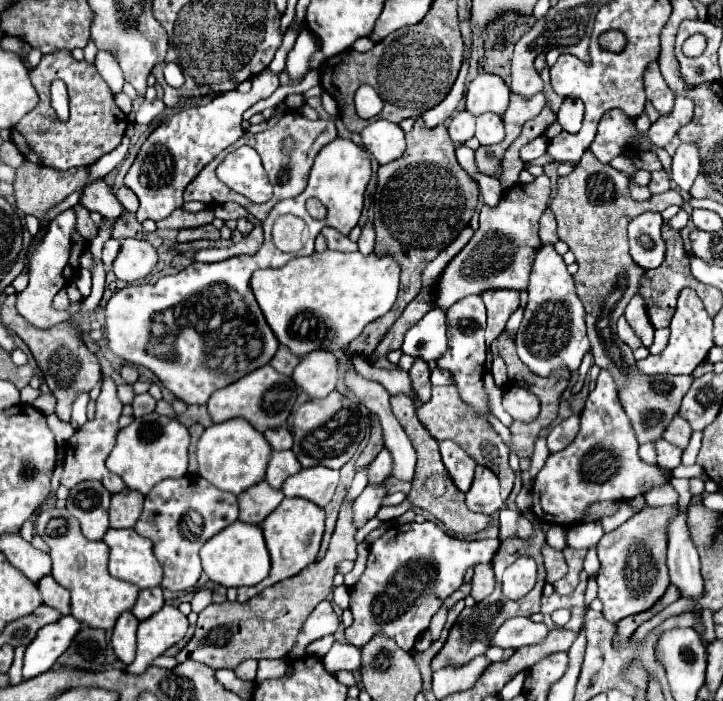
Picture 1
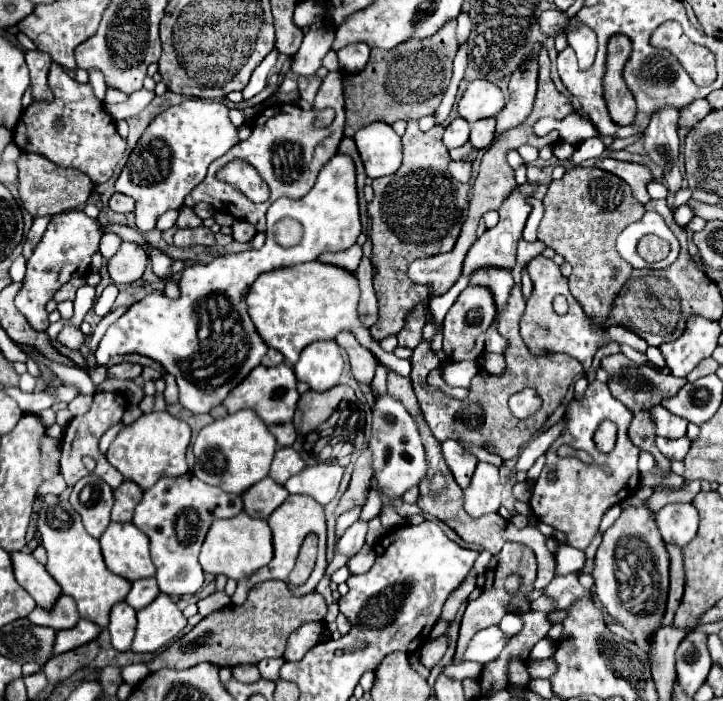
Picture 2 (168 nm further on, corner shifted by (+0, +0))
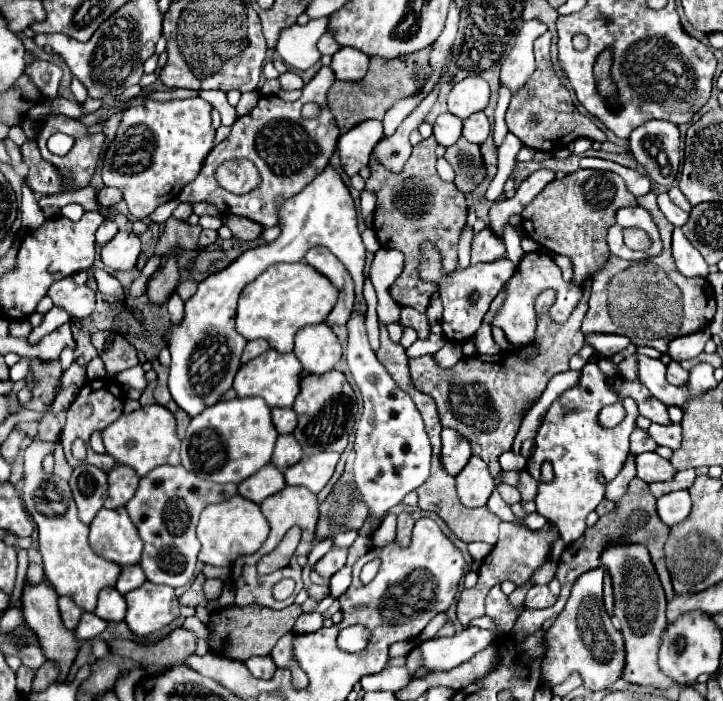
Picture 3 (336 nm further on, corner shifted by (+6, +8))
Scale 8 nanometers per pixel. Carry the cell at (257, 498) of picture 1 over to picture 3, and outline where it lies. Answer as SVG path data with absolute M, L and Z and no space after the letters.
M267 464L265 468L261 468L259 472L255 472L253 476L249 476L239 484L239 494L261 504L267 496L277 494L283 488L285 488L283 472L277 470L273 464Z

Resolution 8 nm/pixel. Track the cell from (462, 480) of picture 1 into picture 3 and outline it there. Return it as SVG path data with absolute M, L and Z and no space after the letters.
M445 428L443 434L443 450L441 450L441 462L445 466L445 470L451 474L451 476L457 476L463 466L469 462L471 458L471 446L469 446L469 440L463 438L457 430L453 428Z

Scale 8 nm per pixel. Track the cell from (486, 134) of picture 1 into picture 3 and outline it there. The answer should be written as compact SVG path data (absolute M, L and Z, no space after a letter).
M475 112L473 116L469 116L465 122L463 122L463 136L469 140L469 142L475 142L475 144L483 144L487 140L491 132L491 124L485 116L485 112Z

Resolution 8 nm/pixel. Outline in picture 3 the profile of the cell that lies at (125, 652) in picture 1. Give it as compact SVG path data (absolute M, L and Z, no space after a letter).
M107 586L99 592L99 602L95 608L95 614L107 622L121 622L125 618L125 598L113 588Z

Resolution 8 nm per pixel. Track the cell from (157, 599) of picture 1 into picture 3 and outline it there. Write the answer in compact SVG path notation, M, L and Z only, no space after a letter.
M131 564L131 566L123 566L123 568L121 568L121 574L119 574L119 578L117 578L115 588L117 588L121 594L127 594L129 590L139 588L143 582L145 582L145 574L141 572L141 566L139 566L139 564Z

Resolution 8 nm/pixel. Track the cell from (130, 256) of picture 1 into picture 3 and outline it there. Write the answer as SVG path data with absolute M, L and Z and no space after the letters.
M117 232L111 242L101 248L103 264L109 270L131 270L141 252L141 242L133 232Z

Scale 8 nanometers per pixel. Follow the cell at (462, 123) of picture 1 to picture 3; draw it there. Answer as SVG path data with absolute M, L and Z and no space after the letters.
M451 112L439 114L433 124L433 136L441 146L451 146L459 140L461 126L463 126L463 122L457 116L453 116Z

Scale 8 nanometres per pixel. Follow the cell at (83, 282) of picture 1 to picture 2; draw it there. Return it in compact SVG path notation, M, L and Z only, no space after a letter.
M85 284L77 290L77 296L75 296L75 316L73 316L73 326L79 328L81 322L83 322L83 316L93 308L95 304L95 288Z

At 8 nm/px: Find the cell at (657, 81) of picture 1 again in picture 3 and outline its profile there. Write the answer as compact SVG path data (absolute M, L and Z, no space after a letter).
M649 120L629 136L631 154L643 166L647 176L661 184L673 186L679 174L679 128L665 120Z

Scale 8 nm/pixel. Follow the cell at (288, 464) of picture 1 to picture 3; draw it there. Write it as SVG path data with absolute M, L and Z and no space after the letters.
M291 434L277 438L273 458L271 458L273 466L283 470L283 468L289 468L289 466L297 464L301 458L303 458L303 450L301 450L301 446L297 444L297 440Z

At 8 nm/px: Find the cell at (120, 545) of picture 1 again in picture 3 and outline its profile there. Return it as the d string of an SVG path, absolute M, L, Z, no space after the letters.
M101 508L89 530L89 544L95 554L121 566L139 562L143 542L125 508Z

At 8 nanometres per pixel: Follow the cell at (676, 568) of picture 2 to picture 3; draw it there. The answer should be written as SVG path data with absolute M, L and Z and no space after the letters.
M633 478L633 480L629 482L629 488L627 488L625 496L623 496L621 502L617 504L617 508L615 508L613 512L601 516L593 528L587 528L585 534L583 534L577 542L569 544L569 546L563 550L563 554L561 554L561 558L559 558L559 570L557 570L557 580L561 582L561 594L559 594L559 600L549 608L551 616L557 616L557 614L563 610L563 606L565 606L565 602L567 602L567 598L569 598L569 590L571 590L573 582L575 582L583 572L601 566L601 554L603 554L605 546L611 544L611 542L615 542L615 544L623 544L623 542L625 542L625 544L643 544L643 546L649 550L649 556L651 556L651 560L653 560L653 564L655 564L655 570L657 570L657 574L659 574L659 580L661 580L661 584L663 584L663 590L665 590L667 598L671 600L671 598L673 598L673 586L671 586L669 572L667 572L667 568L665 568L665 554L663 554L663 544L665 544L667 536L669 536L669 526L665 526L665 524L659 520L657 506L655 506L655 496L649 492L649 486L647 486L643 480Z

